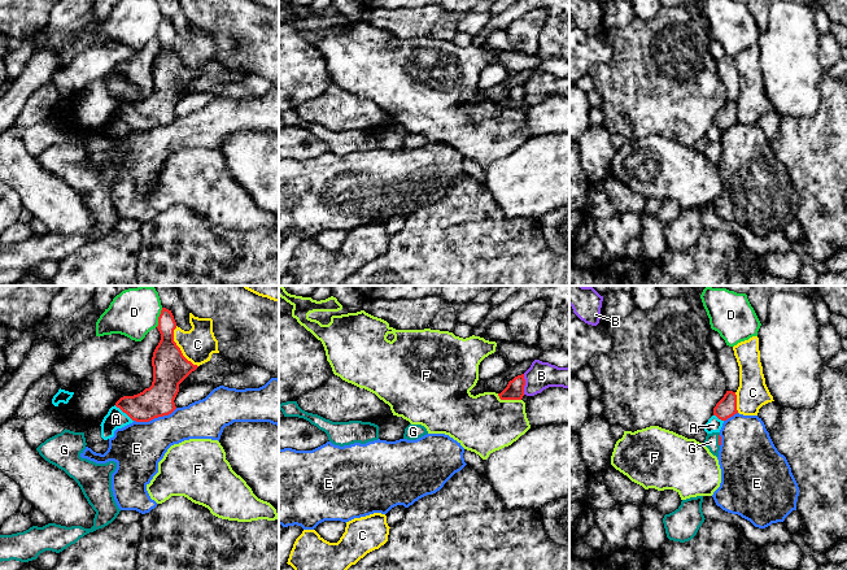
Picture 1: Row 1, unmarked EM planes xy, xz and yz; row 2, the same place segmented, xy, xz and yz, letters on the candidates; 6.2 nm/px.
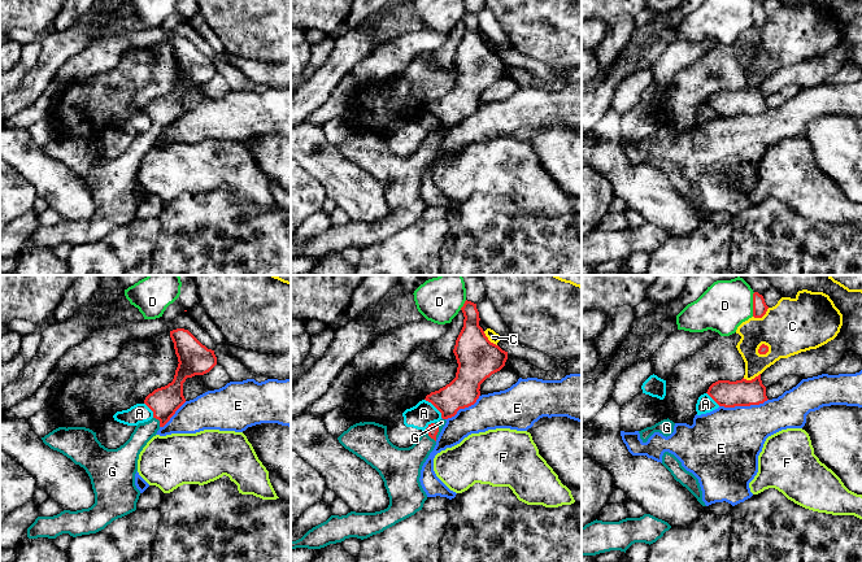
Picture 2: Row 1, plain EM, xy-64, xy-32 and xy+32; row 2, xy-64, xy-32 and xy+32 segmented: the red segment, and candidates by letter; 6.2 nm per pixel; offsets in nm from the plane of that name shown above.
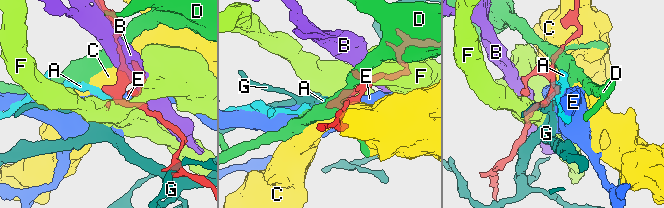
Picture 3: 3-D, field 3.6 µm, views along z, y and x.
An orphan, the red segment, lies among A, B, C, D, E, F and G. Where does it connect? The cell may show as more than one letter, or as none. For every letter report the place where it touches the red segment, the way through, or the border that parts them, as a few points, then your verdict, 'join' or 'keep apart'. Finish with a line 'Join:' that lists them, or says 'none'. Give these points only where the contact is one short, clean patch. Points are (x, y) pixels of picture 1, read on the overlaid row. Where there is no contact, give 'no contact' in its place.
A: xy (123, 412) | along xy (114, 405), (132, 421) | keep apart
B: xz (524, 384) | keep apart
C: xy (179, 348) | keep apart
D: xy (158, 317) | along xy (162, 308), (156, 326) | keep apart
E: xy (155, 417) | keep apart
F: xz (509, 399) | keep apart
G: yz (719, 440) | across yz (719, 435), (719, 440), (711, 442) | join
Join: G

